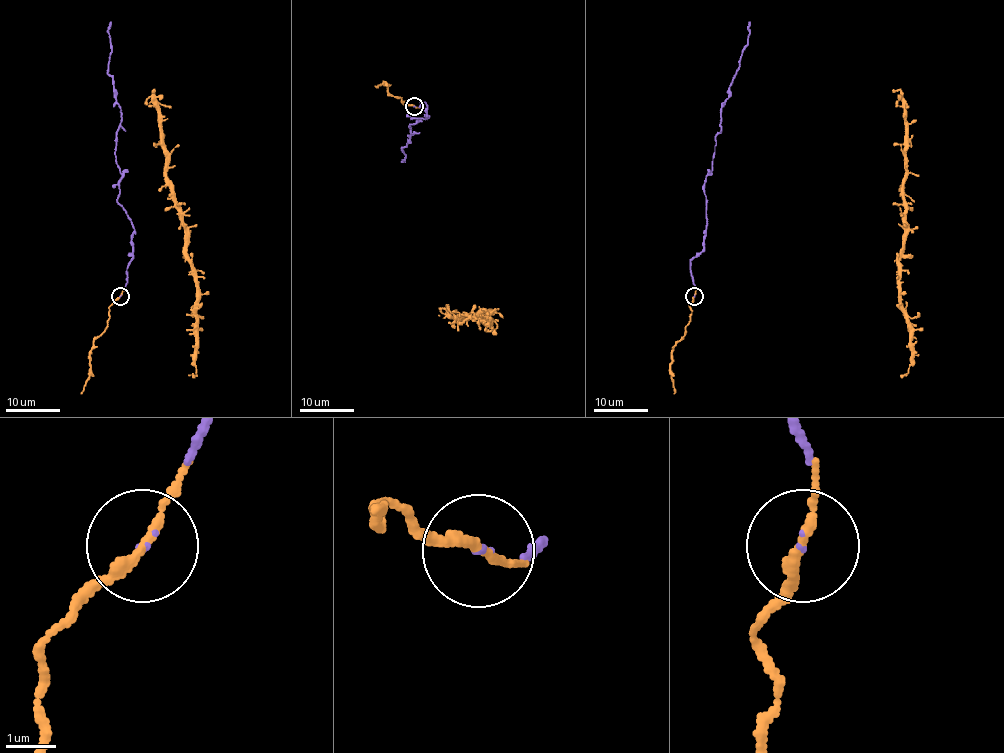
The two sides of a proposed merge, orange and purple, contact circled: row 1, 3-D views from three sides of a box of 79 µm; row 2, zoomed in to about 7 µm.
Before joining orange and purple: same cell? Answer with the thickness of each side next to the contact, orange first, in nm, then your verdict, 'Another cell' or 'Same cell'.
Thickness 180 nm (orange) against 50 nm. Same cell

